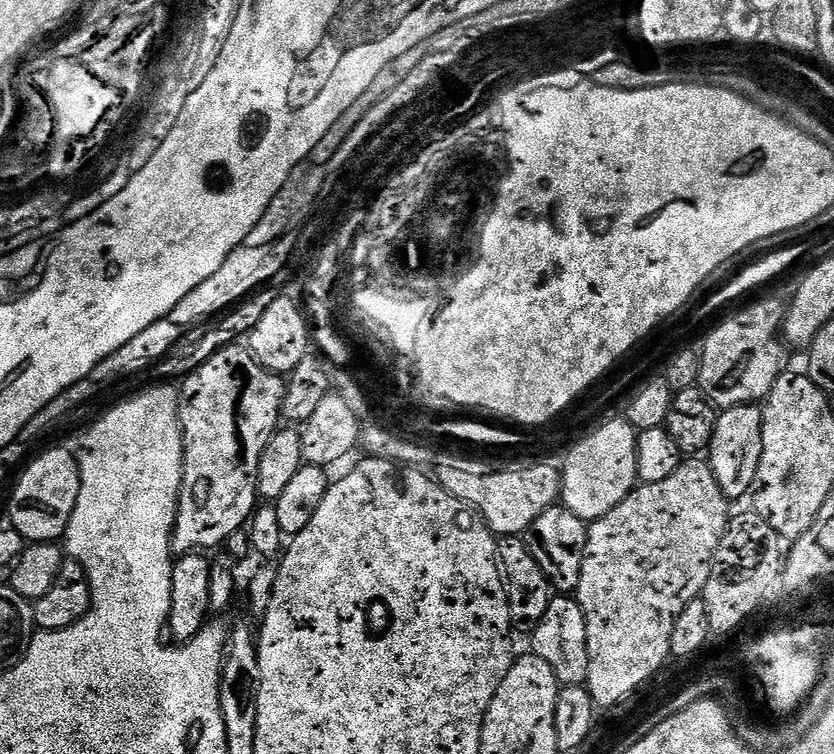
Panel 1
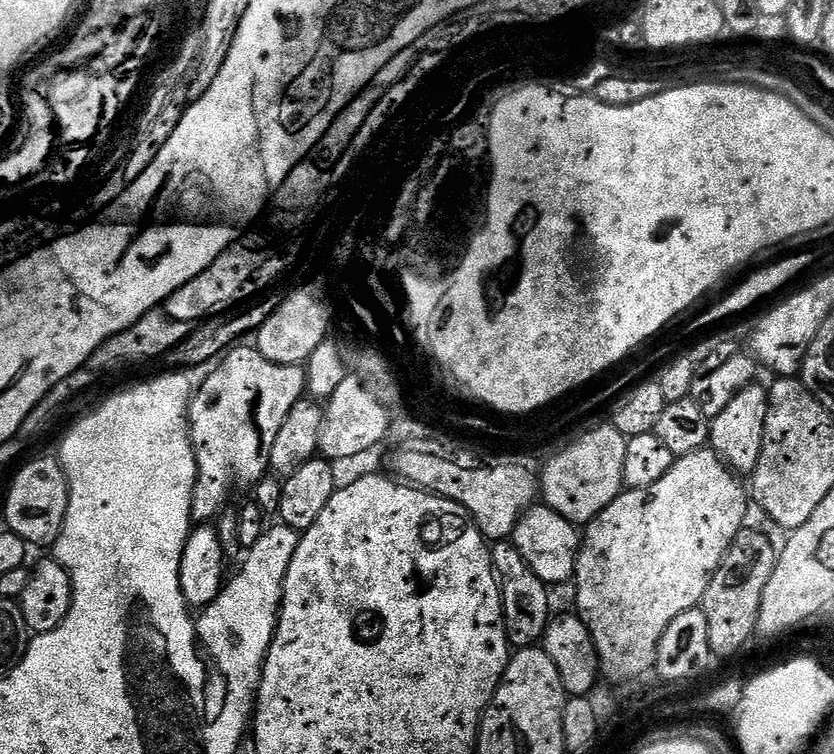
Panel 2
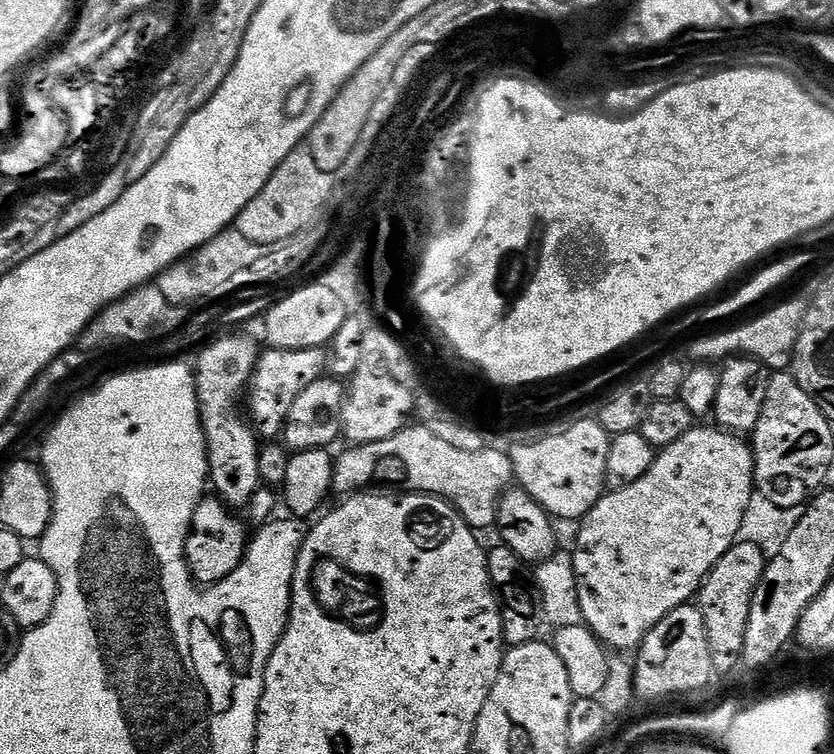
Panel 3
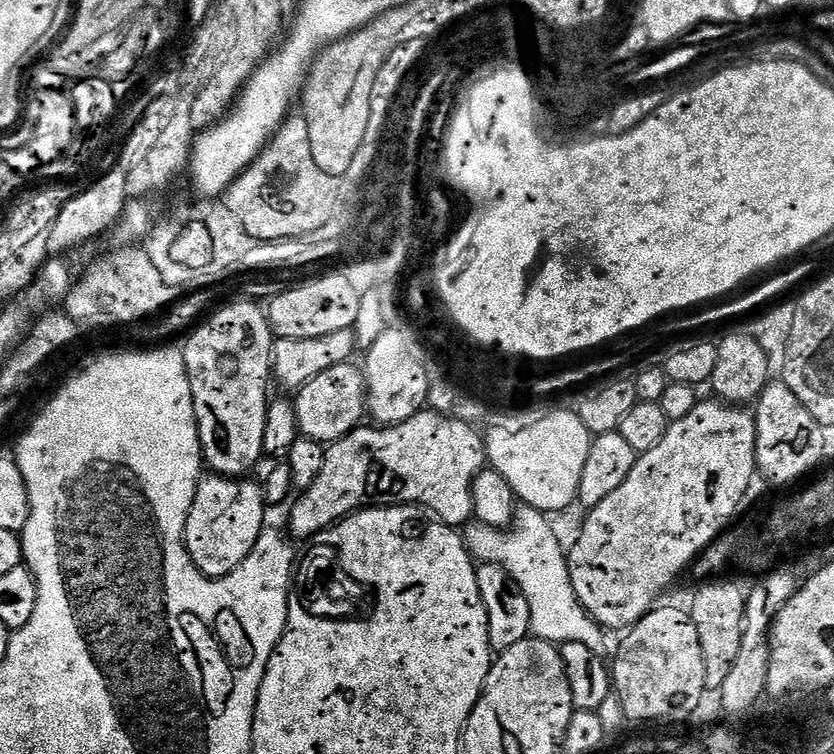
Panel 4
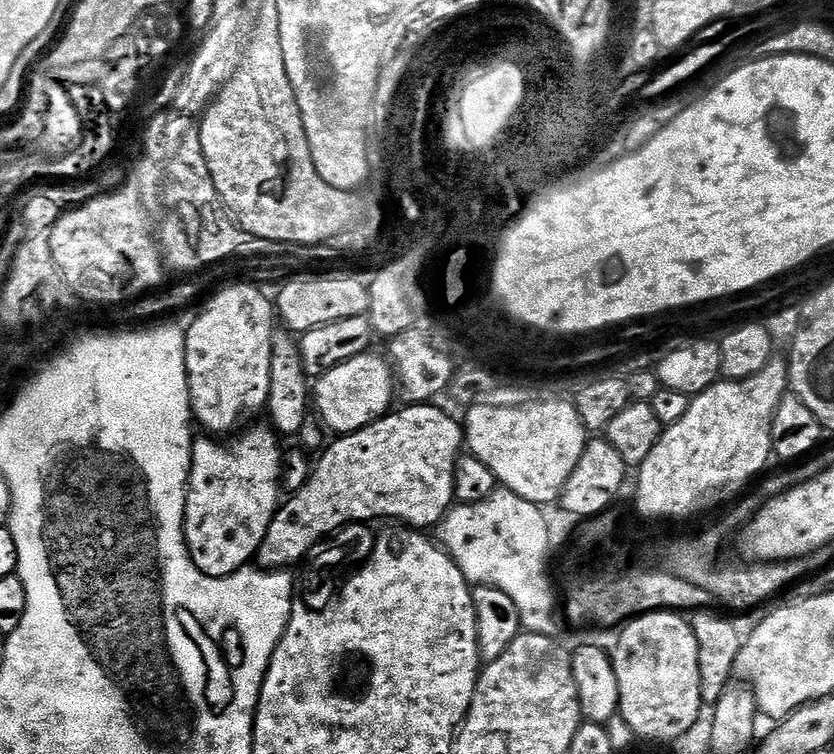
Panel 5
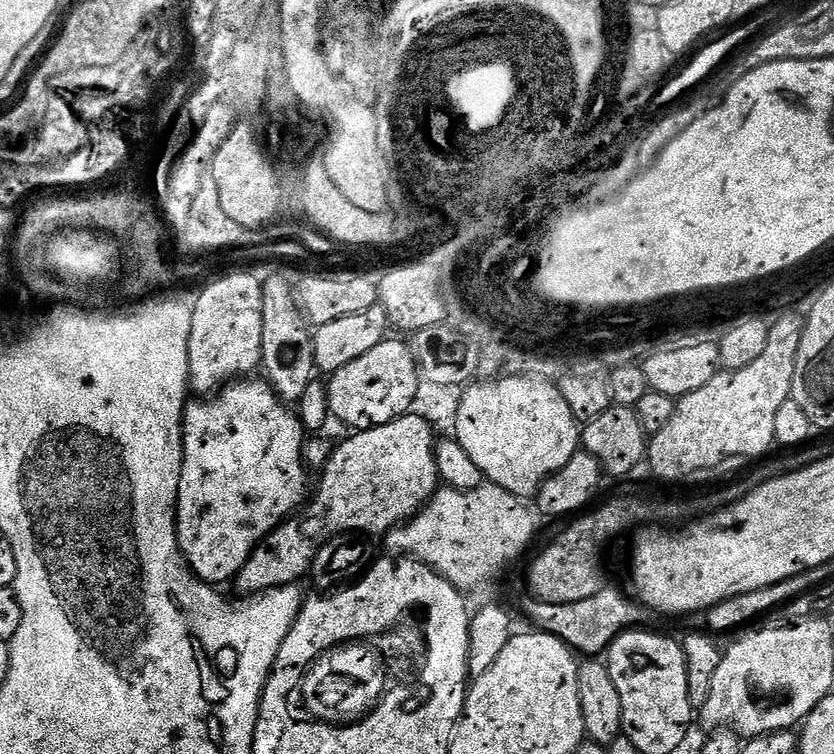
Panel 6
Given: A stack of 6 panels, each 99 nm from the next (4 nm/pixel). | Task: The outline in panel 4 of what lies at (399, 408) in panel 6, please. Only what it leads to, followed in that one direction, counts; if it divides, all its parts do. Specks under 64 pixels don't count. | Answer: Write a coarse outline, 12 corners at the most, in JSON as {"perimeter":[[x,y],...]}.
{"perimeter":[[330,366],[295,393],[301,436],[327,446],[361,427],[363,371]]}

